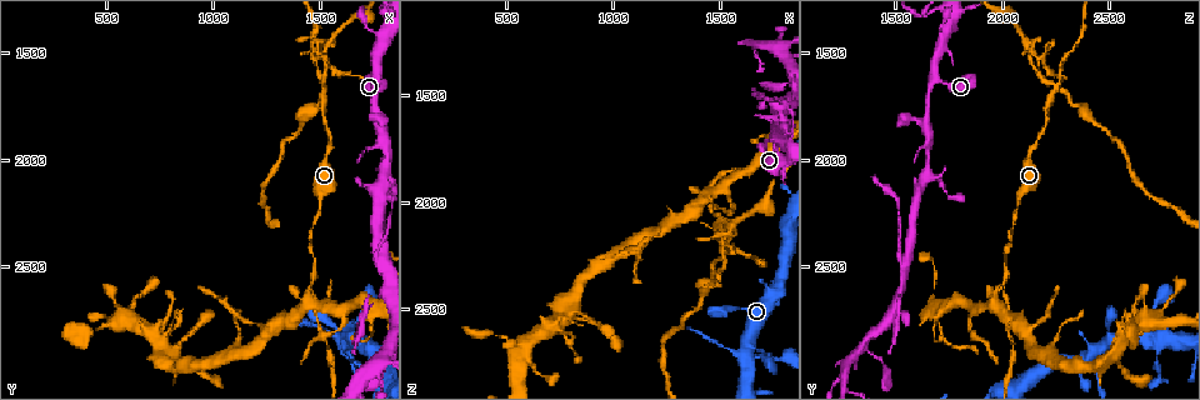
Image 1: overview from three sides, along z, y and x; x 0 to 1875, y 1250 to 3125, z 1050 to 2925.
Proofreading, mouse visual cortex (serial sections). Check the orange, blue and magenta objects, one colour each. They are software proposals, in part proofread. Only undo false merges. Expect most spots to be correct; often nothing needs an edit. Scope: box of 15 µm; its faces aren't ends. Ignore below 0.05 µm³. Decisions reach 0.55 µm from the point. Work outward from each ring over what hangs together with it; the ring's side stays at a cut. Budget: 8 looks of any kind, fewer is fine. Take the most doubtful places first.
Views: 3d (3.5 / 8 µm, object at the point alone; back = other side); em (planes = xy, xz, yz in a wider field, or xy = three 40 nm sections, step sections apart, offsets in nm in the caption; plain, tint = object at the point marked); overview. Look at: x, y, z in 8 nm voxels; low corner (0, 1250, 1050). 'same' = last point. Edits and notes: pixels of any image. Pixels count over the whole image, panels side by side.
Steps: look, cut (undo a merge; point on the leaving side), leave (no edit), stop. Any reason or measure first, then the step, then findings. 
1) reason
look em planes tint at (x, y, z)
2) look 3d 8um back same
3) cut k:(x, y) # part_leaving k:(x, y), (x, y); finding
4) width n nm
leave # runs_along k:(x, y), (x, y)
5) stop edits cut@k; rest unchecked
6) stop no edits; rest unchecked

looks like a crossing
look 3d 8um at (1520, 1680, 2250)

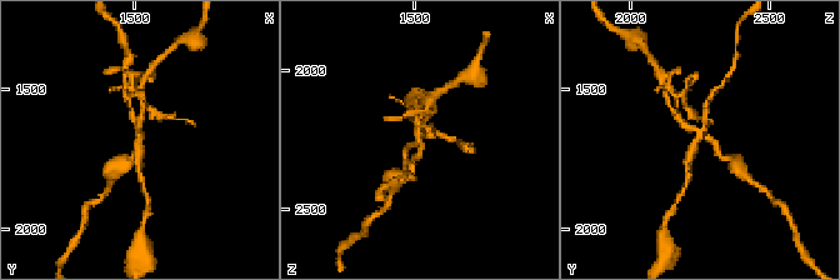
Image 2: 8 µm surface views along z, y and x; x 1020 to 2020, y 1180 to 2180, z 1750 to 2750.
closer look
look 3d 3.5um back at (1510, 1680, 2240)

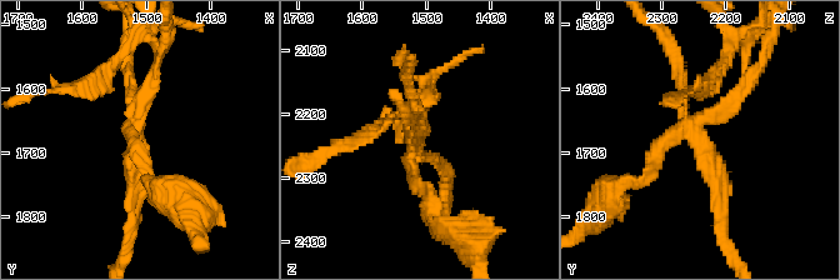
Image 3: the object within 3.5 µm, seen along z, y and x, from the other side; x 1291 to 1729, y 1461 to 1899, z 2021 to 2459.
cut 3:(105, 83) # part_leaving 3:(133, 150), (133, 131), (155, 185); two cells meet here

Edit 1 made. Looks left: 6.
see it whole again
look overview

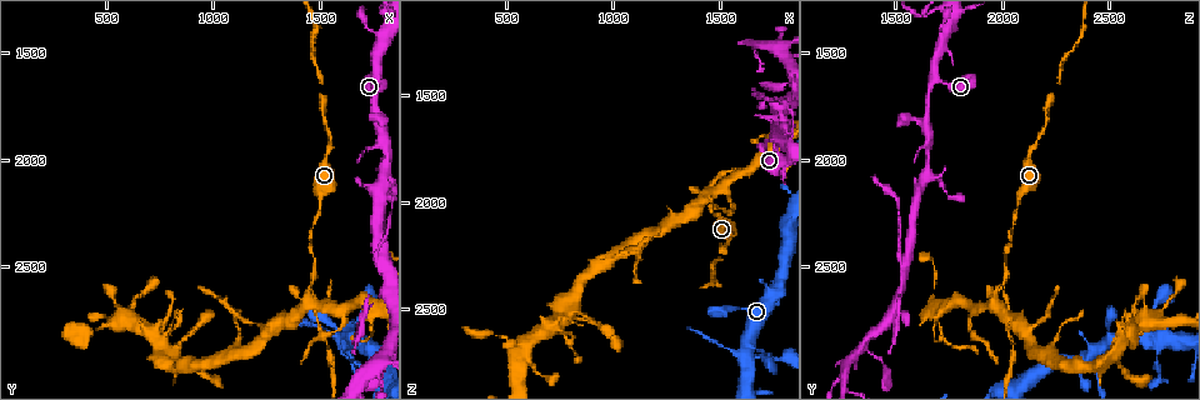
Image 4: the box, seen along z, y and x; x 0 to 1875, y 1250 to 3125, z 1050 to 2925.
side arm on a straight run
look 3d 3.5um back at (1780, 1570, 1680)

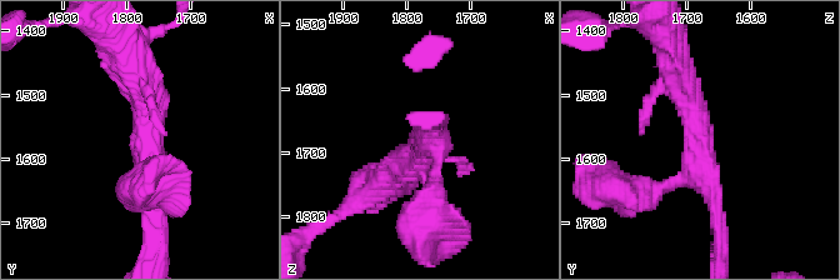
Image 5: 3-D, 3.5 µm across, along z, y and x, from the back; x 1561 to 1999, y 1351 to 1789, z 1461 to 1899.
arms 3; arm_widths 150, 250, 400 nm
look em xy step 2 tint at (1765, 1570, 1680)

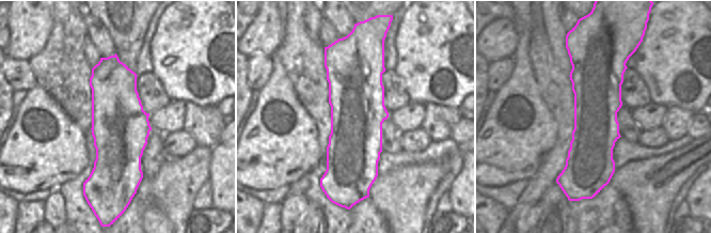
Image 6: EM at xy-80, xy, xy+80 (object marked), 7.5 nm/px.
leave # runs_along 6:(347, 49), (364, 190); one cell here

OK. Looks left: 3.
two arms in line, one across
look 3d 3.5um at (1790, 2470, 1550)

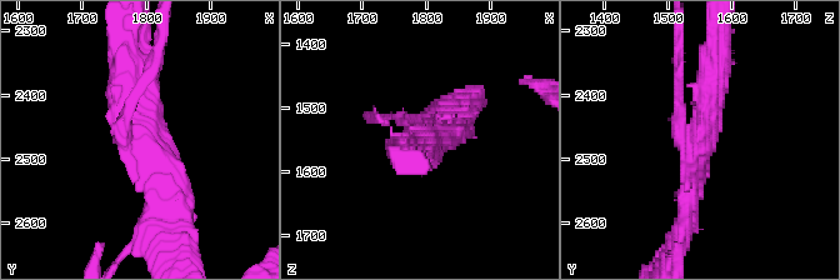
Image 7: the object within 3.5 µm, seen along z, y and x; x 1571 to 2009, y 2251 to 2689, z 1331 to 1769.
arms 3; arm_widths 150, 300, 350 nm; need the tissue
look em xy step 2 tint at (1795, 2465, 1555)

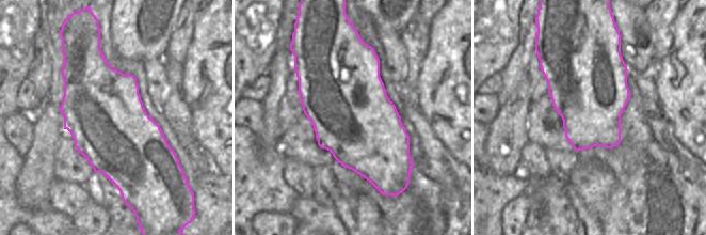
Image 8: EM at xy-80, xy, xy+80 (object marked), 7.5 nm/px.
width 600 nm
cut 7:(679, 81) # part_leaving 7:(685, 136), (679, 129), (679, 33); a second cell is stuck on

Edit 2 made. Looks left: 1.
stop edits cut@3, cut@7; rest unchecked

